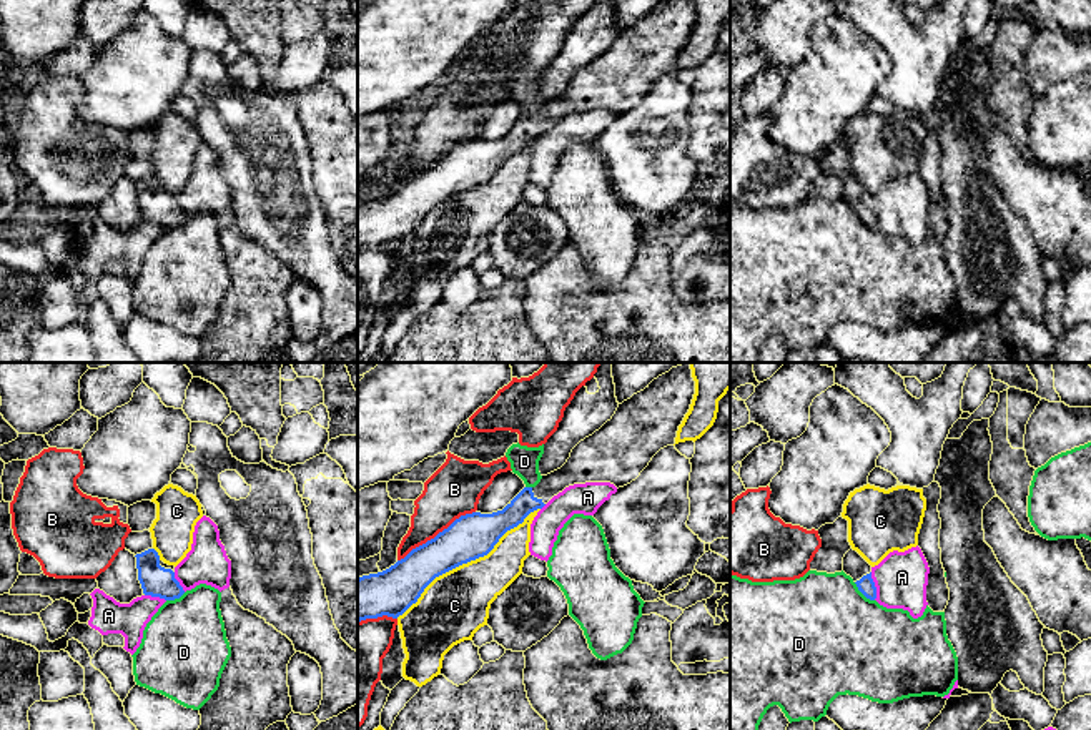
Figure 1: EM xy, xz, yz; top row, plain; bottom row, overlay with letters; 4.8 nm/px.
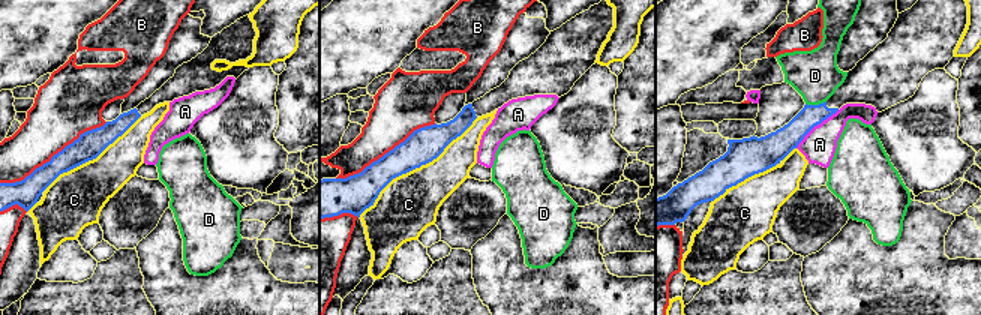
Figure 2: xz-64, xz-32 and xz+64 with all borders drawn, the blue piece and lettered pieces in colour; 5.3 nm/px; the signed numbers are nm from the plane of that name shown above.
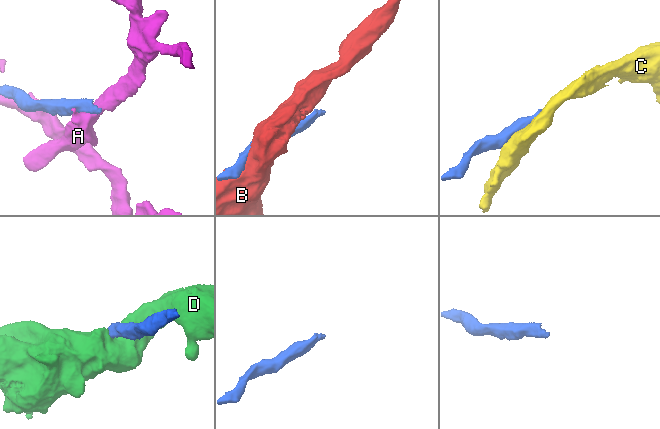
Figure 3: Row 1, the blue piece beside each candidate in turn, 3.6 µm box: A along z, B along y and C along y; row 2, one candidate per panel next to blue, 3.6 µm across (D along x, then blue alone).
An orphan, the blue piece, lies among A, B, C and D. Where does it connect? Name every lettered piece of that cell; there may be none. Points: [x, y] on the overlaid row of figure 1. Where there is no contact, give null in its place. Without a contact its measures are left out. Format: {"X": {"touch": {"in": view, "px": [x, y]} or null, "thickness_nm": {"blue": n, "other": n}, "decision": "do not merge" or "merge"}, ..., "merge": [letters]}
{"A": {"touch": {"in": "yz", "px": [873, 586]}, "thickness_nm": {"blue": 80, "other": 260}, "decision": "do not merge"}, "B": {"touch": {"in": "xz", "px": [438, 534]}, "thickness_nm": {"blue": 220, "other": 260}, "decision": "do not merge"}, "C": {"touch": {"in": "xz", "px": [466, 562]}, "thickness_nm": {"blue": 220, "other": 320}, "decision": "do not merge"}, "D": {"touch": {"in": "yz", "px": [863, 594]}, "thickness_nm": {"blue": 80, "other": 500}, "decision": "do not merge"}, "merge": []}

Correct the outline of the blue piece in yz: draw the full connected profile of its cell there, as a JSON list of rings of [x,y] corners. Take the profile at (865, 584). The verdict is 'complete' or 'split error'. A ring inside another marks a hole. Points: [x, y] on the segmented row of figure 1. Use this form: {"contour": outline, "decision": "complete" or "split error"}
{"contour": [[[853,549],[843,557],[843,572],[853,579],[858,590],[870,600],[876,599],[876,587],[871,579],[871,565]]], "decision": "split error"}

